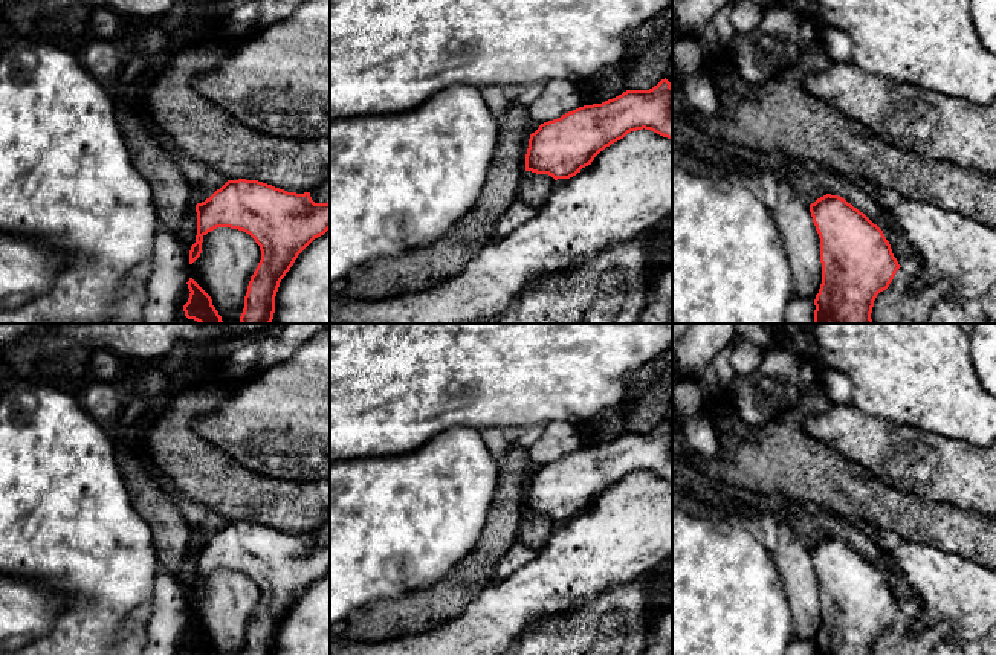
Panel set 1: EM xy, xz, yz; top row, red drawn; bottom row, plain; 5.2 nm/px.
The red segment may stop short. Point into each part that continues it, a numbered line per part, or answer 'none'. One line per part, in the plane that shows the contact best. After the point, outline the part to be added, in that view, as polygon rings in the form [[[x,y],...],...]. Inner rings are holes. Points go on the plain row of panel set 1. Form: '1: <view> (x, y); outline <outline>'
none

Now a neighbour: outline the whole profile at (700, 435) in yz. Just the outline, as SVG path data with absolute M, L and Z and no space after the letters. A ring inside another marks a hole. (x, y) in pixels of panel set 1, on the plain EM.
M704 412L681 421L681 431L689 450L704 458L713 458L721 453L721 446L715 428Z

